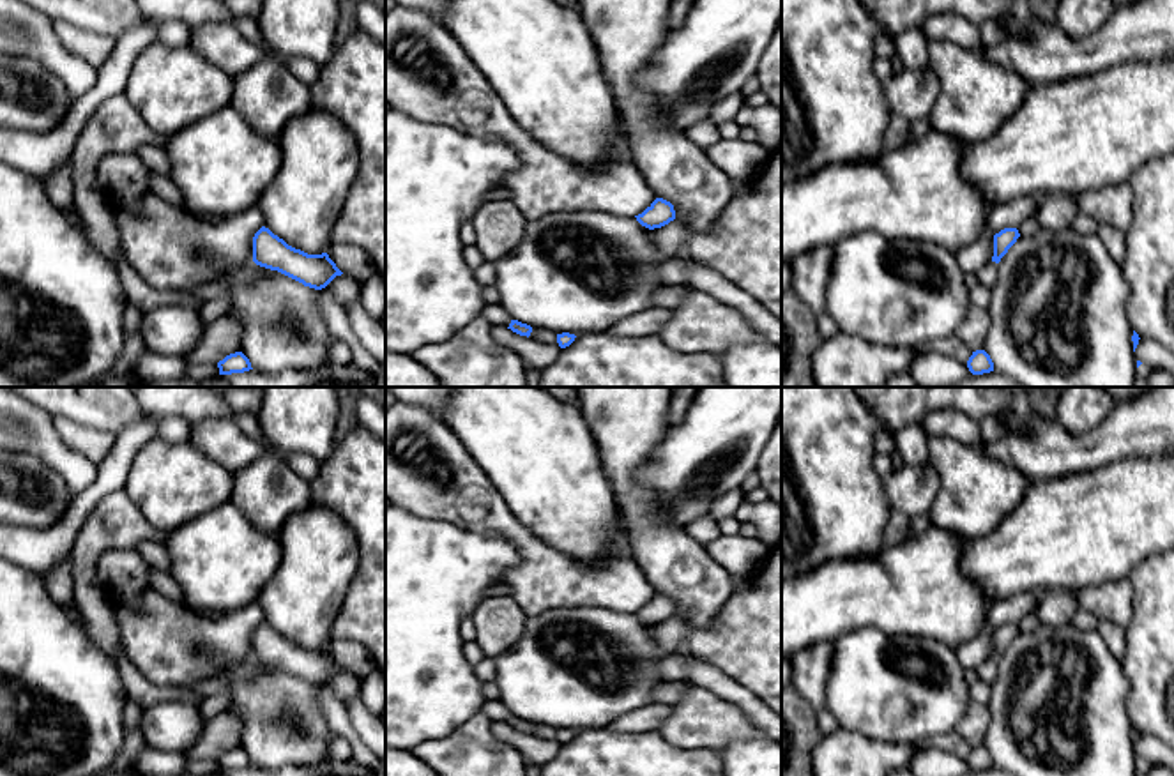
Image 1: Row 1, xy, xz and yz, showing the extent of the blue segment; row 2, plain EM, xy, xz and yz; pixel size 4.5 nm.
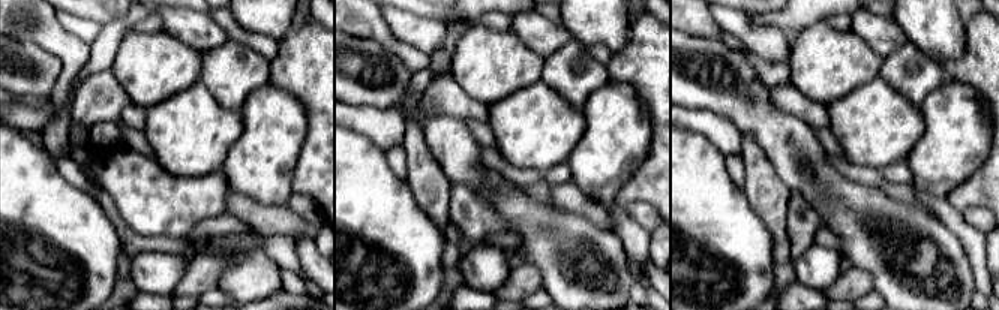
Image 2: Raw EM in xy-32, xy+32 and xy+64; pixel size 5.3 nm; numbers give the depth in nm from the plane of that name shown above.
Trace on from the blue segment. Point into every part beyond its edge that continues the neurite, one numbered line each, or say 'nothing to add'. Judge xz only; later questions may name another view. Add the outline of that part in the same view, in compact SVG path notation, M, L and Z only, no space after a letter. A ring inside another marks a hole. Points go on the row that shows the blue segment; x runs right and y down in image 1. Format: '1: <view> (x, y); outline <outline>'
nothing to add

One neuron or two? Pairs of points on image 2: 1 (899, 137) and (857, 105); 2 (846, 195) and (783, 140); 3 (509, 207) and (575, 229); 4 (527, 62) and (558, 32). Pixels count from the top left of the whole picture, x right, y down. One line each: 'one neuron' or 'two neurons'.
1: one neuron
2: one neuron
3: one neuron
4: two neurons

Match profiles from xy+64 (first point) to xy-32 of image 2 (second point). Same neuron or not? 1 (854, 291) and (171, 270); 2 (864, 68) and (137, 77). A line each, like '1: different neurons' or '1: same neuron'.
1: different neurons
2: same neuron

